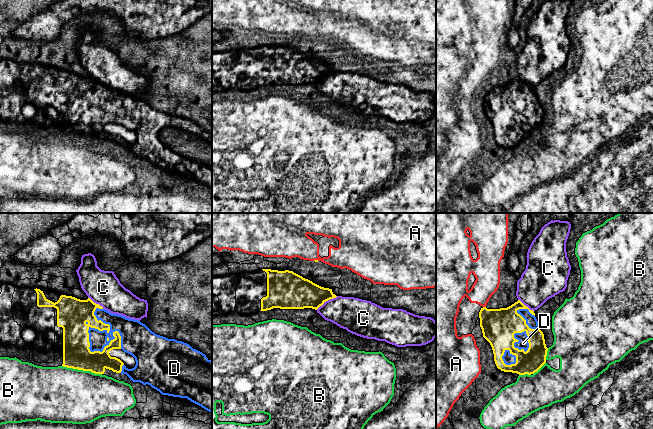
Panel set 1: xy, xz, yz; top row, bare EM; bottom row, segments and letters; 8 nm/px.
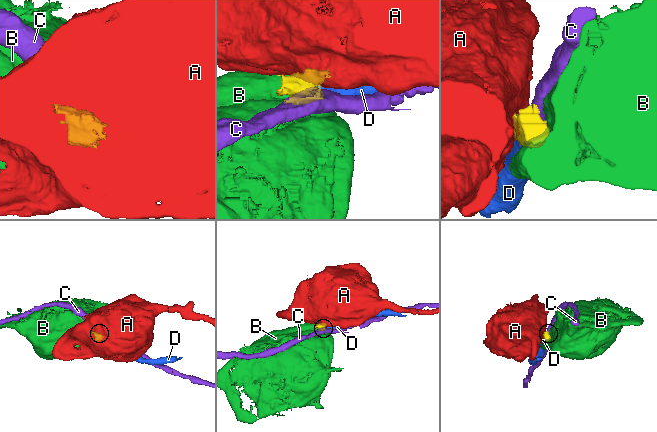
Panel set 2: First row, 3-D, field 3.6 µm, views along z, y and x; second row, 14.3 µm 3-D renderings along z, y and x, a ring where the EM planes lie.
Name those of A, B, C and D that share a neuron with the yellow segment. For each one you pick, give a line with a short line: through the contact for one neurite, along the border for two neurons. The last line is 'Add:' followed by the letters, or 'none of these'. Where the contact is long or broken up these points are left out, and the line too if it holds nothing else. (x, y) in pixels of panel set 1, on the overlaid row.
Add: D

